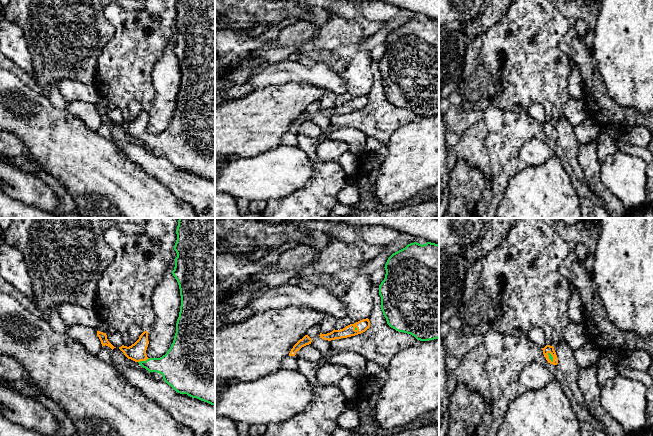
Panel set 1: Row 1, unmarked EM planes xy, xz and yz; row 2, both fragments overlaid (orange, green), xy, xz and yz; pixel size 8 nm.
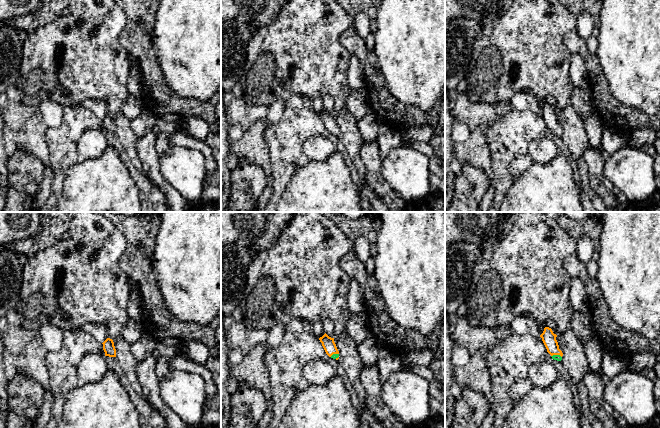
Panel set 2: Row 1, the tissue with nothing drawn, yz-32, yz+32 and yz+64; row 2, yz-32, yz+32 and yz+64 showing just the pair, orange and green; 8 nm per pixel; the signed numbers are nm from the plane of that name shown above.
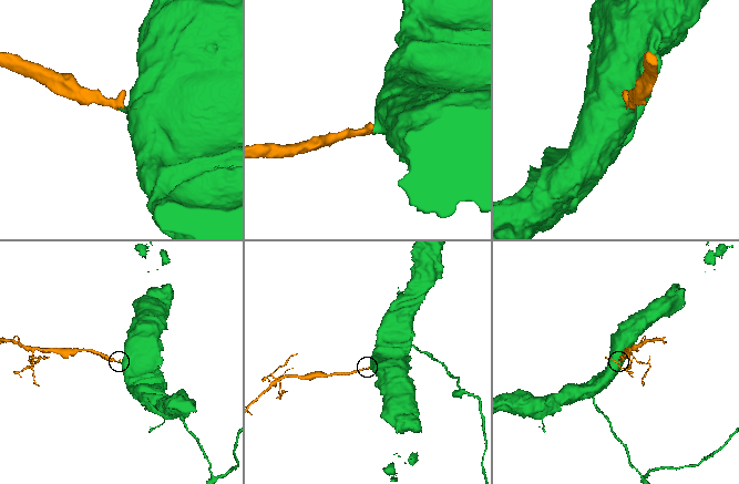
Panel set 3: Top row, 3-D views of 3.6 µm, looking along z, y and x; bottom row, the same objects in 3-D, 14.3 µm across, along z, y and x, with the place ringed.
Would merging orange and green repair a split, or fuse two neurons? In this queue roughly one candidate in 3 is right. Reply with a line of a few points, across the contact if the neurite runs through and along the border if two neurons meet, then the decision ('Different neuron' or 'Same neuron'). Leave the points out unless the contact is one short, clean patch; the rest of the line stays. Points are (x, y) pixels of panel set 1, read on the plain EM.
Line: xy (137, 128), (143, 136), (149, 140), (173, 142). Same neuron

